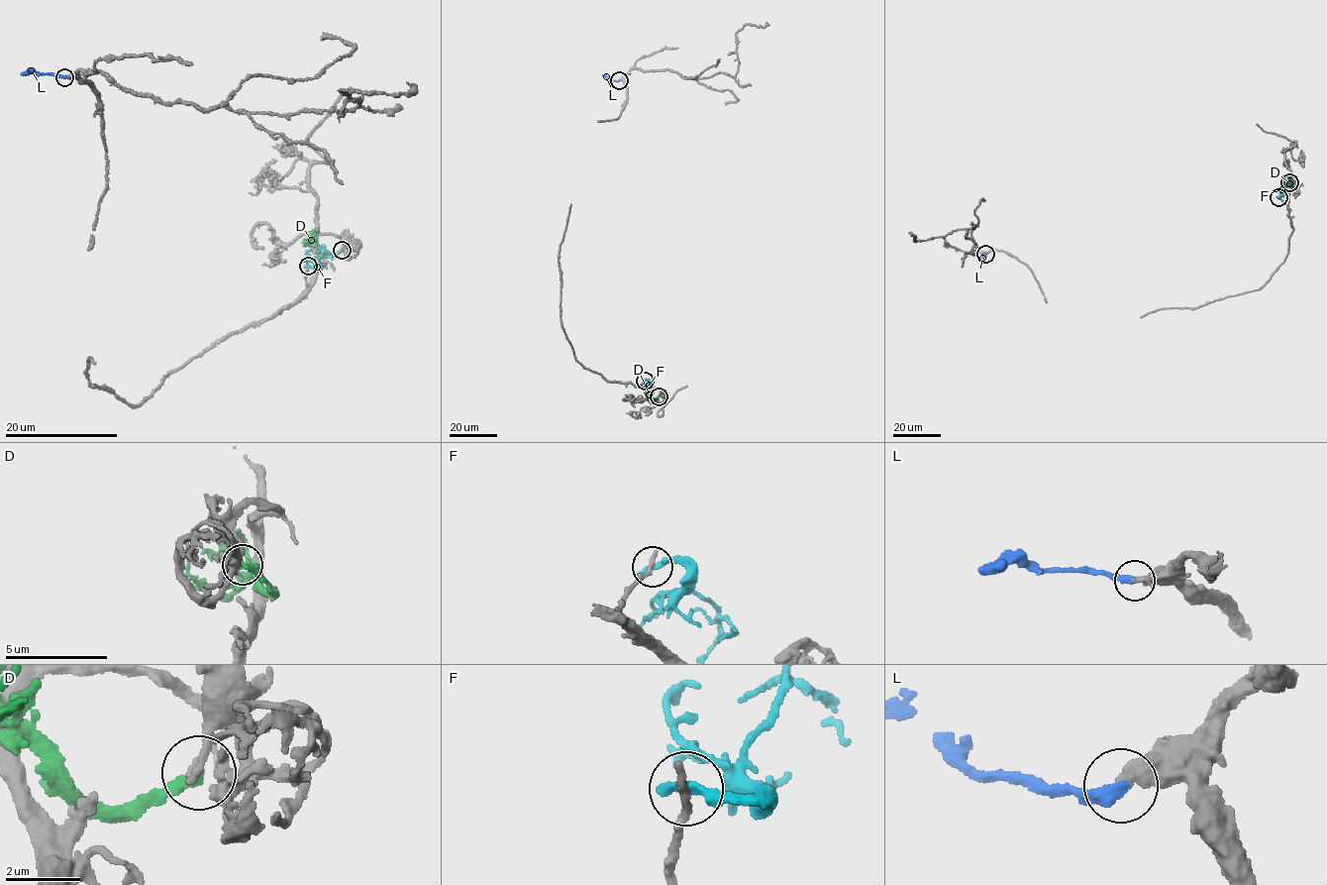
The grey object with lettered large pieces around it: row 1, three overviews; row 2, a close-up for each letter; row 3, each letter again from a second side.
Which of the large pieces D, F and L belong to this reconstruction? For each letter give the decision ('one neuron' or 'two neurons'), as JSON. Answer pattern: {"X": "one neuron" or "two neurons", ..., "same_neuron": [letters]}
{"D": "two neurons", "F": "two neurons", "L": "one neuron", "same_neuron": ["L"]}

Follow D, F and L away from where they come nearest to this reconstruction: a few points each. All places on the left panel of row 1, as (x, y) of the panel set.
D: (343, 250), (327, 256), (315, 245), (305, 244), (315, 234)
F: (307, 266), (318, 268), (322, 246), (320, 250)
L: (65, 76), (30, 72), (21, 74)

